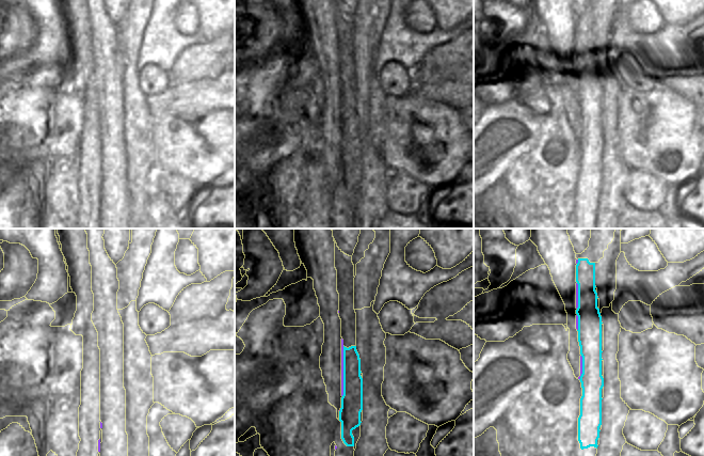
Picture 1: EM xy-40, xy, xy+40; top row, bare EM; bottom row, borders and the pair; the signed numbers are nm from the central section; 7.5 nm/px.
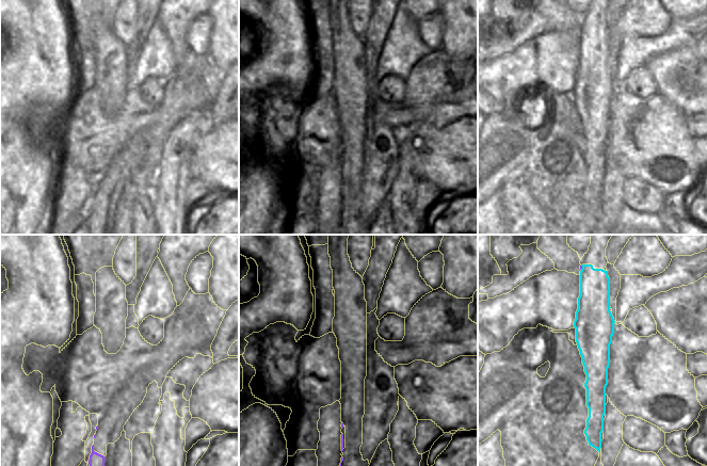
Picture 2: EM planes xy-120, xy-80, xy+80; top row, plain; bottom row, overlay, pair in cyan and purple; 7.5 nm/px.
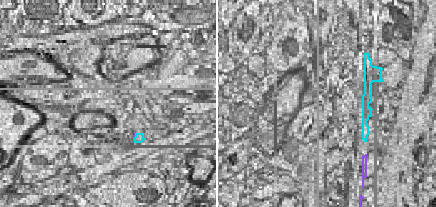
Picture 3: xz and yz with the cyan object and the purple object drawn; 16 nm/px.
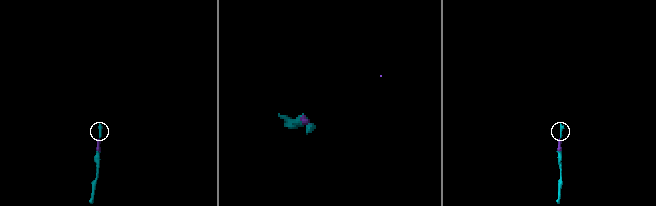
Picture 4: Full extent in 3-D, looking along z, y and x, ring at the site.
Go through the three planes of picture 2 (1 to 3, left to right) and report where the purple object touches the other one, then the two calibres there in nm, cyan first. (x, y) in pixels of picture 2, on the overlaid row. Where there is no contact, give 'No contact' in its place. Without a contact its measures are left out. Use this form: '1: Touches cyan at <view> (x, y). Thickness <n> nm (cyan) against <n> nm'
1: No contact
2: No contact
3: Touches cyan at xy+80 (582, 268). Thickness 240 nm (cyan) against 20 nm.

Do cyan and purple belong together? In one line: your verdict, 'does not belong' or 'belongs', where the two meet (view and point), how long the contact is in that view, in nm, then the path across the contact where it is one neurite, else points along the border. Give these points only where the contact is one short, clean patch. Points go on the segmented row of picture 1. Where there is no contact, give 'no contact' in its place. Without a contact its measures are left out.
does not belong | xy (344, 371) | 380 nm

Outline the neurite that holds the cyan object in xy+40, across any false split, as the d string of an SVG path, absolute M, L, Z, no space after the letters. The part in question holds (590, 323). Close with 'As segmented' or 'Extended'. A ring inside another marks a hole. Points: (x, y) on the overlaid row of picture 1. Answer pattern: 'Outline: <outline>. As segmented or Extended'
Outline: M591 229L589 247L581 253L576 254L578 263L576 265L576 282L578 284L578 342L580 355L582 357L582 374L580 382L582 396L580 398L580 415L578 418L578 441L580 449L599 444L599 431L602 429L602 399L604 397L604 361L602 352L604 350L604 325L599 313L599 299L595 286L595 264L604 257L604 251L614 238L614 229Z. Extended.

